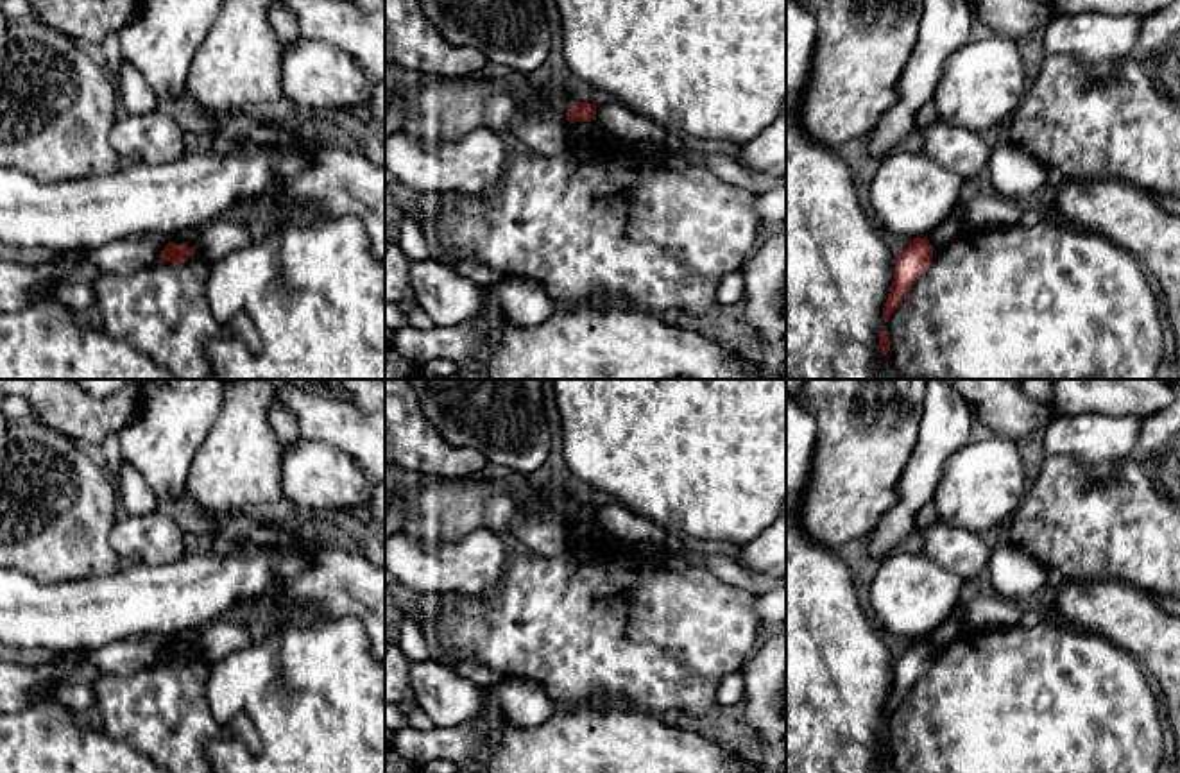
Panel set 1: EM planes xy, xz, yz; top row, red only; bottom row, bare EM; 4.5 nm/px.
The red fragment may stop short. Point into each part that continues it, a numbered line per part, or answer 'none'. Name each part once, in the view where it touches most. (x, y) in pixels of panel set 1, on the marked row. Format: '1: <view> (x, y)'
none

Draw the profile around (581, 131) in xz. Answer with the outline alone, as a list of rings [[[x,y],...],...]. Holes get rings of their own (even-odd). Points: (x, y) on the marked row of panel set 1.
[[[596,120],[569,123],[569,132],[573,141],[587,143],[603,134]]]

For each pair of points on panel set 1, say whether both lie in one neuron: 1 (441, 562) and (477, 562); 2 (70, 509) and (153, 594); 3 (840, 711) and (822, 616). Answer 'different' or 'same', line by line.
1: same
2: different
3: same

